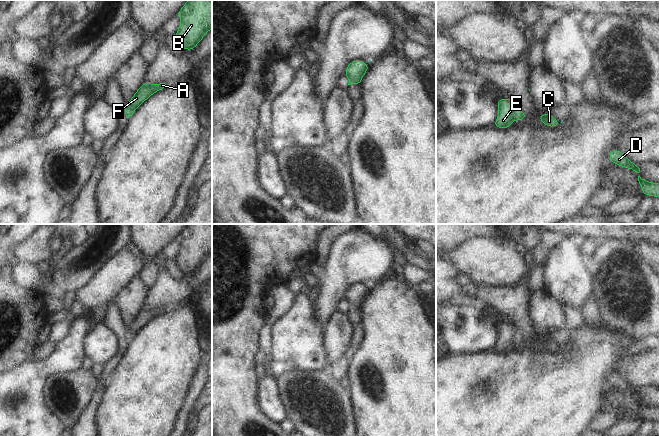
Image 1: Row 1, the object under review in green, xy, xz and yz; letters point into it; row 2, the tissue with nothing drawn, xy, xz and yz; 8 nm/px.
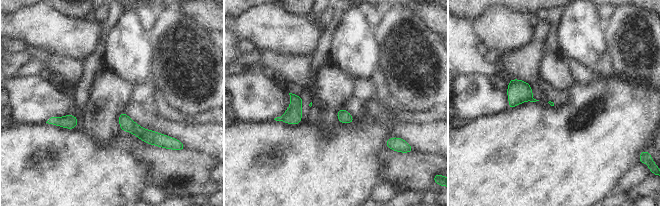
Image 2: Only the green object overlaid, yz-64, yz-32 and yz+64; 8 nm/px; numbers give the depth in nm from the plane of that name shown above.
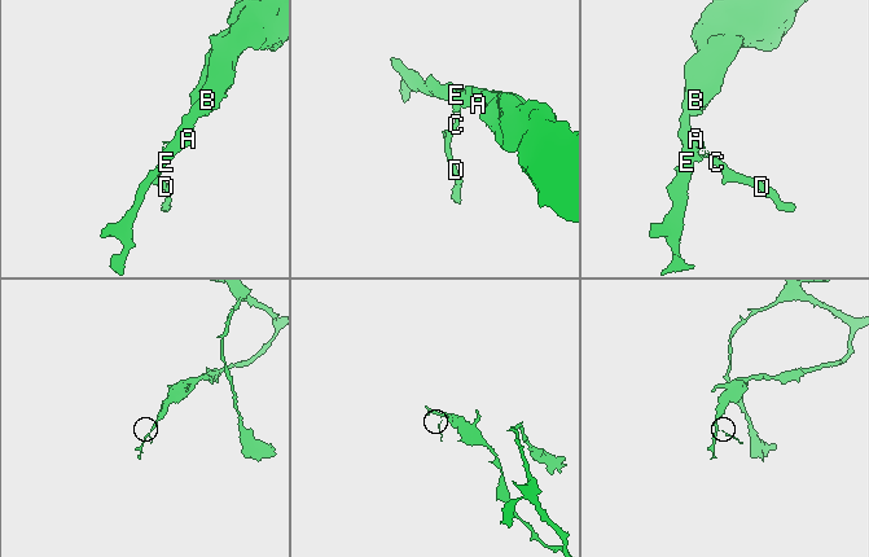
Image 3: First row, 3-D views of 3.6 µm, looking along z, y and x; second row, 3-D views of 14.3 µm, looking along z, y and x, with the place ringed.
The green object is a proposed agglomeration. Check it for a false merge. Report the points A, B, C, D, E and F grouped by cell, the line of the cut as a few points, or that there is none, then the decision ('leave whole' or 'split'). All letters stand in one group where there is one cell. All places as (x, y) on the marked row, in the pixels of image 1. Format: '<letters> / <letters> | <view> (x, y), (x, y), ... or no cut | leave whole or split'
A B E F / C D | yz (517, 105), (513, 119) | split

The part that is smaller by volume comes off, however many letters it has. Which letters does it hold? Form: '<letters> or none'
C, D

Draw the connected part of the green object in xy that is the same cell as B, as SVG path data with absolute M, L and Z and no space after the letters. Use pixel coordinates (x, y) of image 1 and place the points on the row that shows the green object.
M188 0L177 15L181 23L174 38L179 47L192 51L212 29L212 0Z

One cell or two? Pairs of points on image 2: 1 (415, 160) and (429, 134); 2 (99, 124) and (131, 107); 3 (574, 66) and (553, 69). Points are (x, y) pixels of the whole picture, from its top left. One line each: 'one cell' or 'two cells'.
1: two cells
2: two cells
3: two cells

